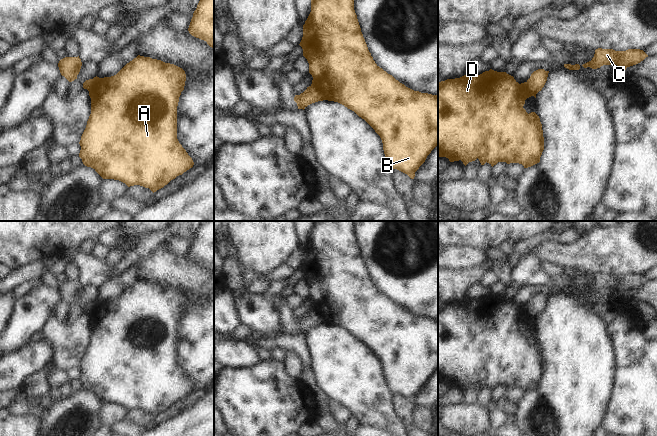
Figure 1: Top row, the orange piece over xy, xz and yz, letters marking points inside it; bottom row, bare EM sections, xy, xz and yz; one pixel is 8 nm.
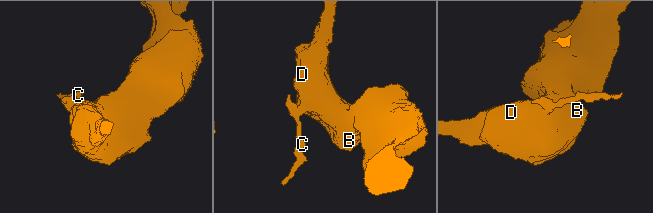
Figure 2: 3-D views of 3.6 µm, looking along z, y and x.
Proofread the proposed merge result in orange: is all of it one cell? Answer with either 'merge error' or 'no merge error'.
merge error

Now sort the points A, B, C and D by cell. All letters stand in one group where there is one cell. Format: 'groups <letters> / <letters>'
groups A B D / C

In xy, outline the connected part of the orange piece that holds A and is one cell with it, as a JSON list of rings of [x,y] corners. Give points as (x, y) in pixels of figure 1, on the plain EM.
[[[138,279],[116,299],[97,301],[90,314],[91,338],[79,366],[79,381],[103,403],[114,403],[128,411],[140,409],[153,417],[193,391],[194,386],[177,363],[177,330],[186,305],[185,295],[170,287]]]

